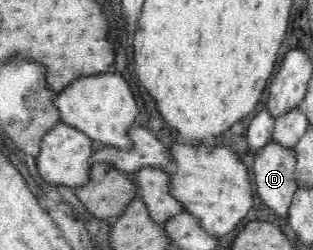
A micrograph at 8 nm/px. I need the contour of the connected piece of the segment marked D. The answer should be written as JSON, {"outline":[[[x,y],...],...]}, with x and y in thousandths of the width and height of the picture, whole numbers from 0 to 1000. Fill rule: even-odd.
{"outline":[[[869,560],[847,592],[821,616],[808,616],[808,760],[821,768],[821,792],[843,824],[872,840],[872,856],[917,872],[949,740],[942,736],[942,604],[939,596],[904,592]]]}

